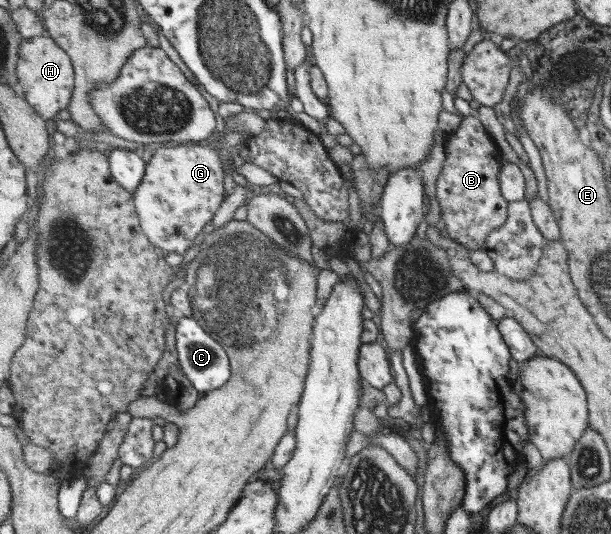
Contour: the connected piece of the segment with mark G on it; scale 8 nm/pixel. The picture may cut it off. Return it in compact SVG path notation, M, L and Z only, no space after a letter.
M210 144L177 145L157 149L147 162L143 181L133 194L142 230L150 242L167 253L173 252L182 256L189 254L190 249L198 250L204 242L205 231L212 224L212 216L226 200L226 178L230 178L230 174L234 176L234 170L238 170L238 162L220 158L218 149L210 149Z

